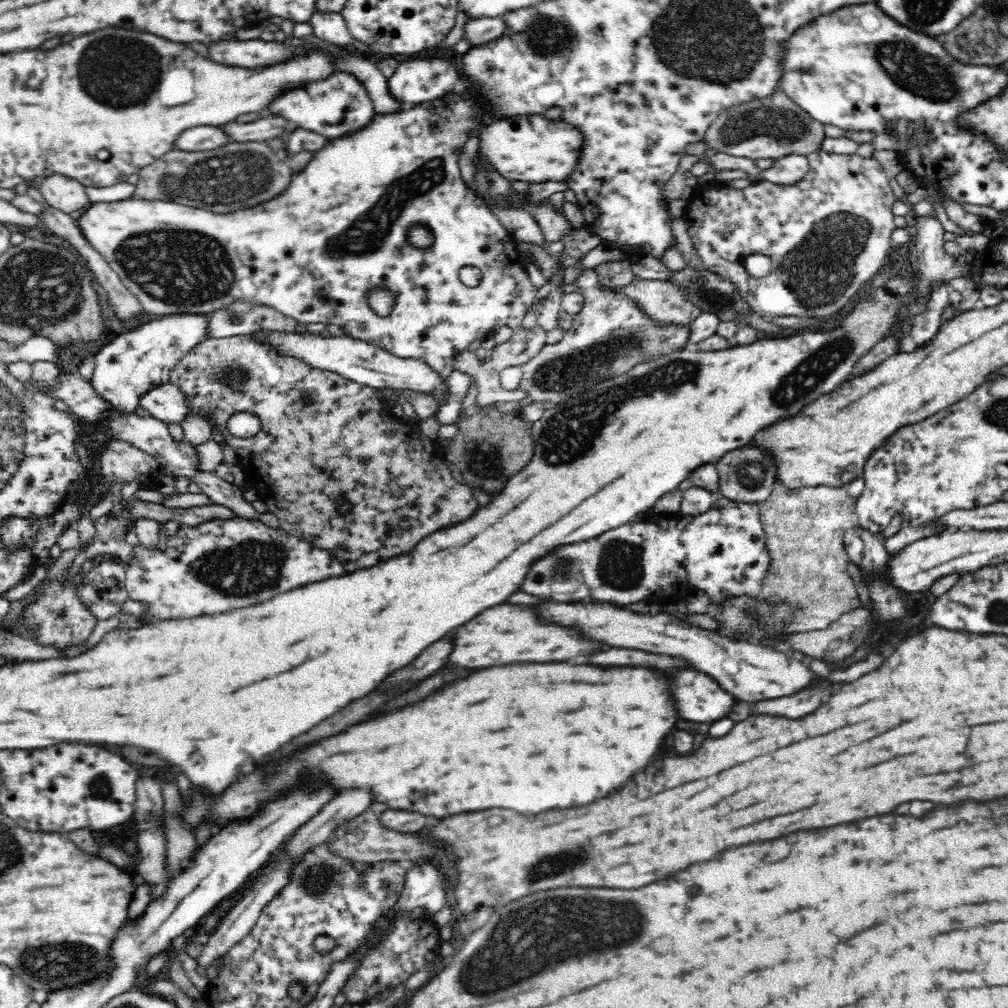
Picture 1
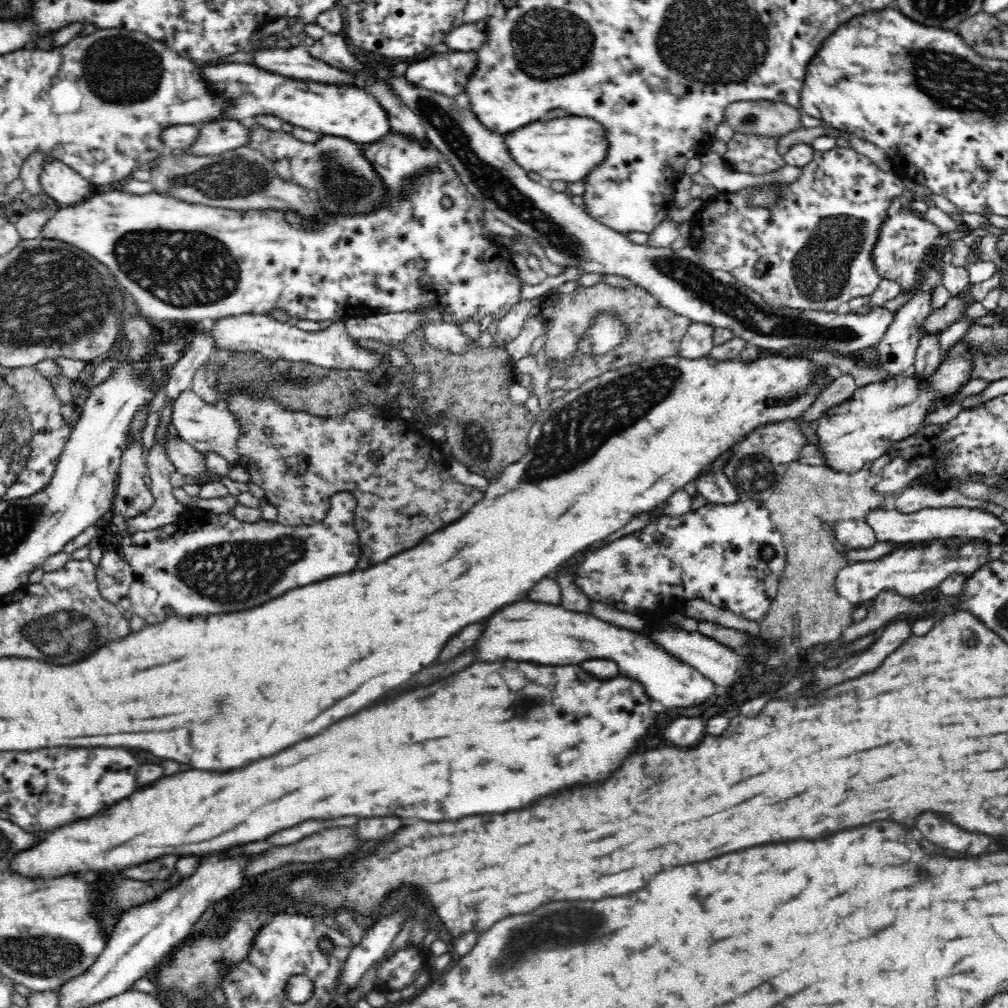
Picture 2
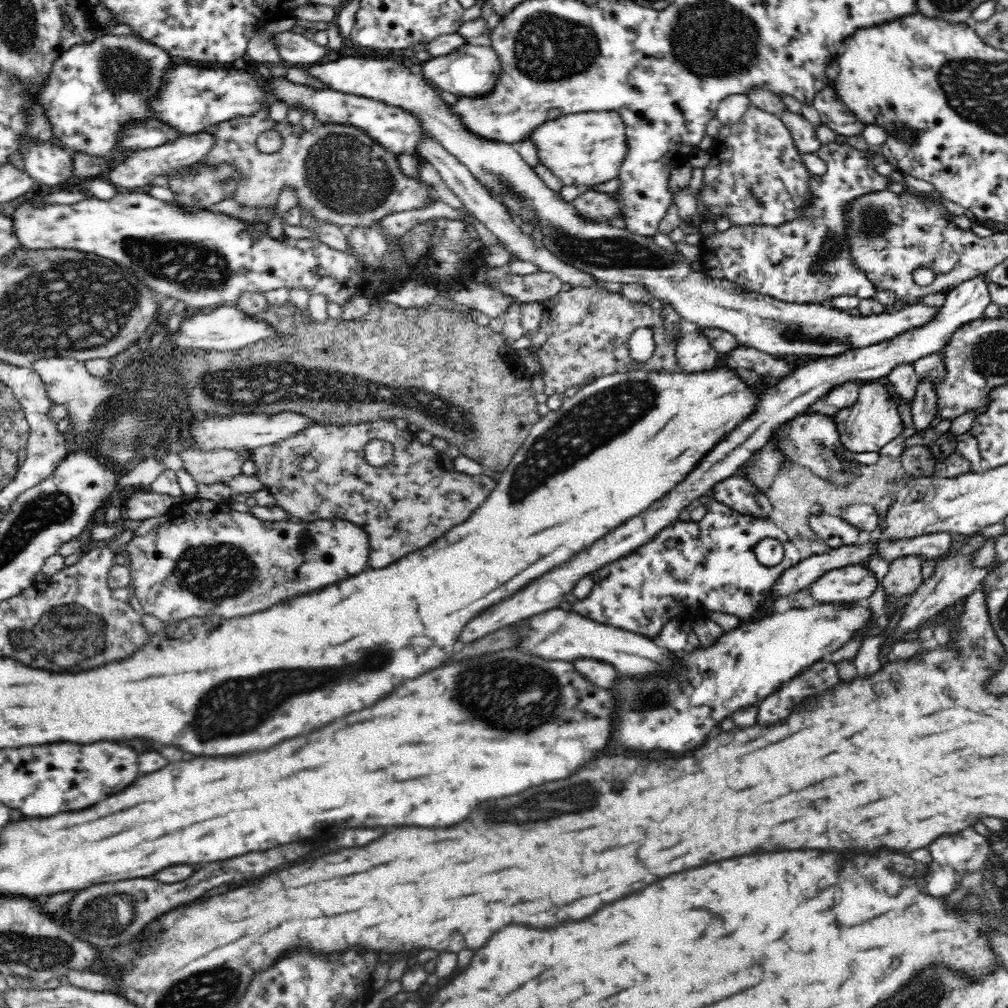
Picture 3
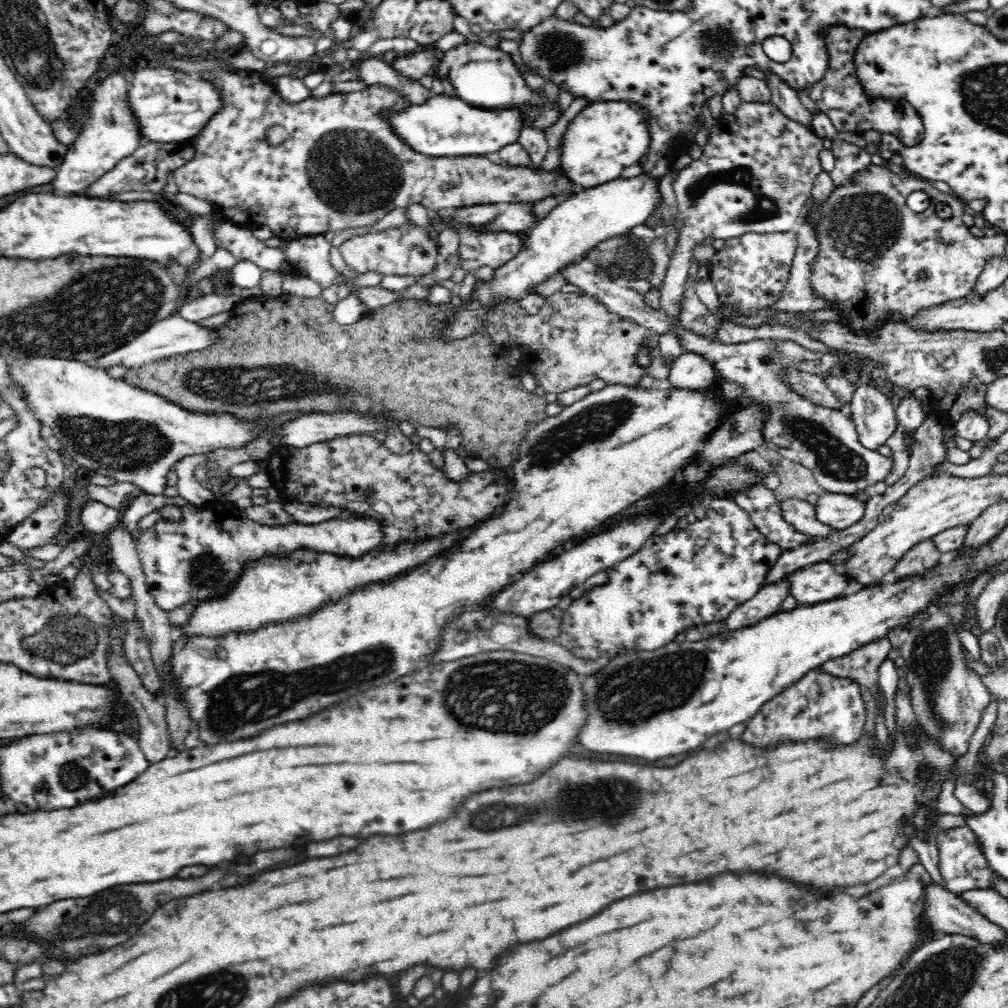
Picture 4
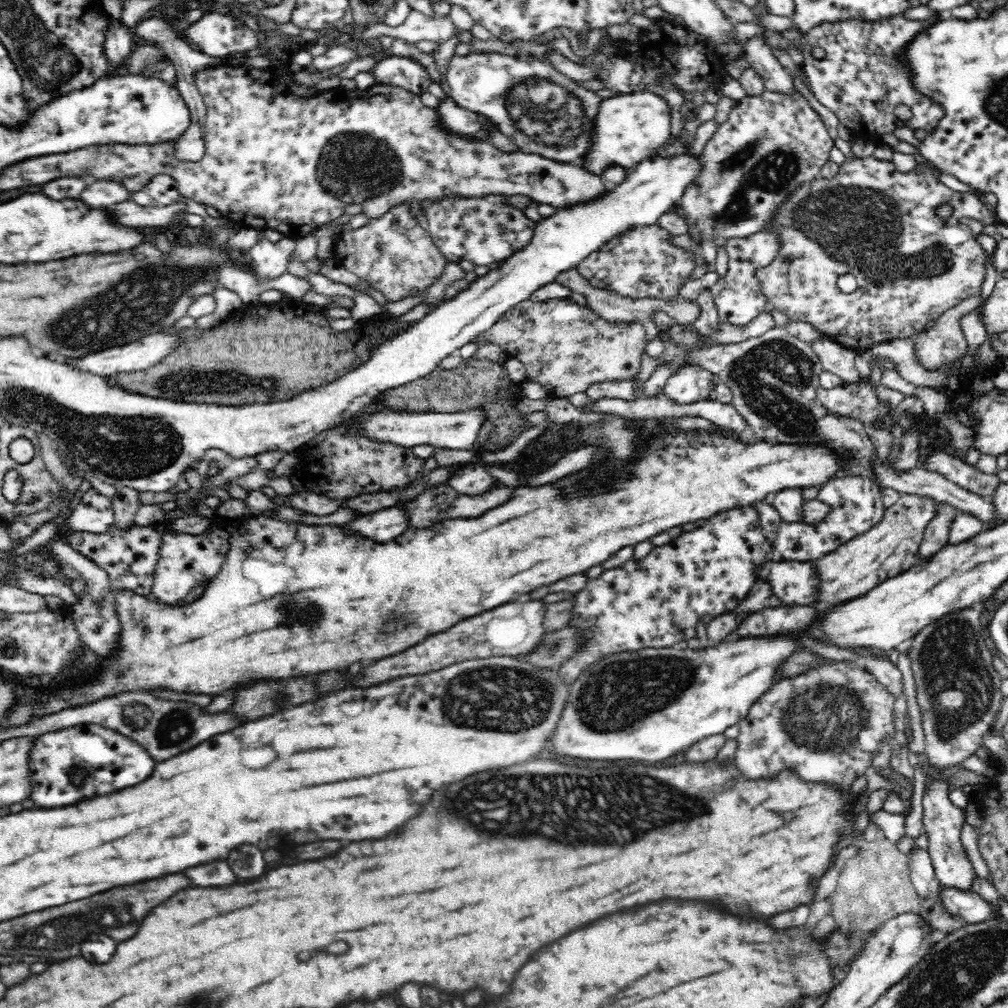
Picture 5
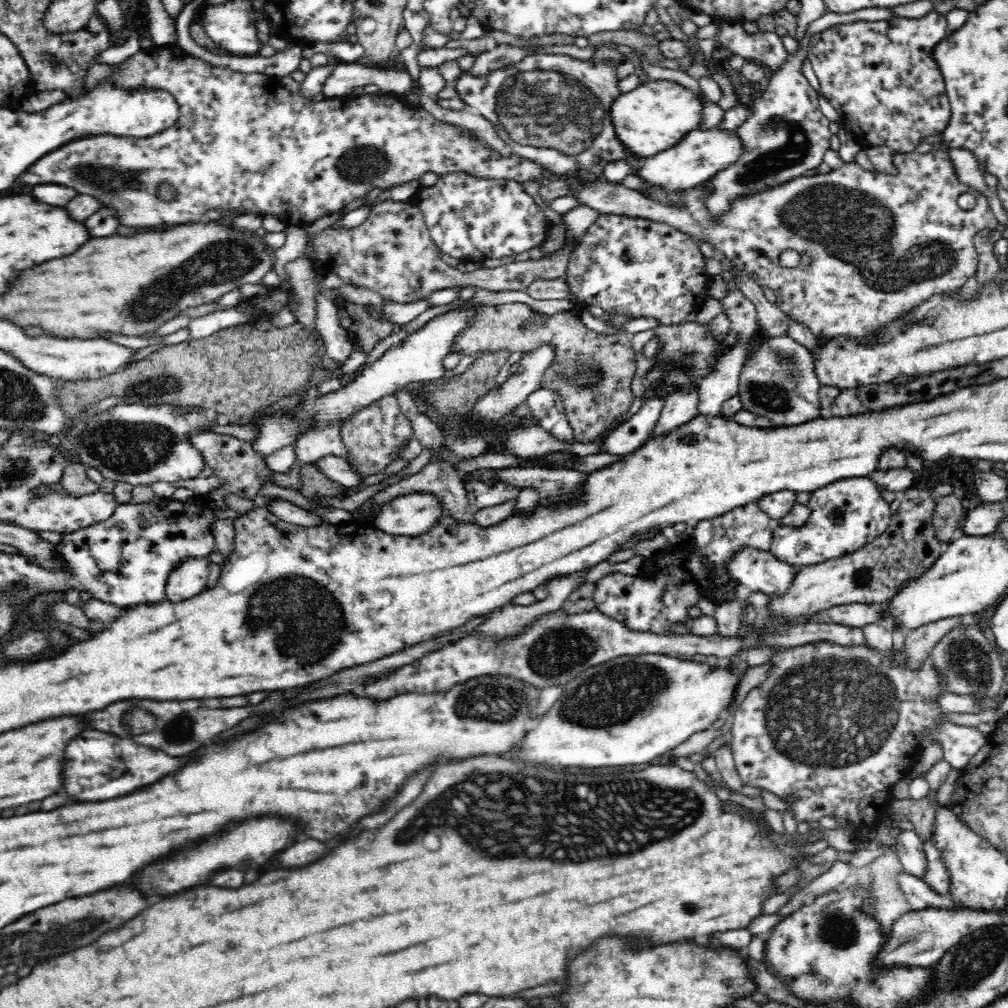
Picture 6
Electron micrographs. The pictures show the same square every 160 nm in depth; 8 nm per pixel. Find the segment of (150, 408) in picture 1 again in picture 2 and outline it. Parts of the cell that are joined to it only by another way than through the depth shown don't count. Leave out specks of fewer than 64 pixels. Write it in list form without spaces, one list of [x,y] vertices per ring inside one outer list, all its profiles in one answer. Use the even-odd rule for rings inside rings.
[[[188,389],[182,390],[174,400],[166,398],[166,405],[172,411],[170,422],[177,430],[177,434],[198,452],[205,453],[208,450],[218,452],[226,458],[230,467],[242,462],[236,446],[236,440],[240,436],[240,427],[236,423],[236,417],[224,407],[224,404],[210,405],[196,395],[192,389]]]

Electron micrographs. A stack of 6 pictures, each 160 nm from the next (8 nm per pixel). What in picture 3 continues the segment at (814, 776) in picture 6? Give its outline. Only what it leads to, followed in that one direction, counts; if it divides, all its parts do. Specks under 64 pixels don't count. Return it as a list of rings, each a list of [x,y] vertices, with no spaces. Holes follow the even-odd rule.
[[[824,660],[816,661],[804,674],[796,675],[787,684],[763,699],[757,720],[764,726],[776,724],[789,716],[790,712],[806,698],[818,692],[824,692],[841,681],[835,663]]]

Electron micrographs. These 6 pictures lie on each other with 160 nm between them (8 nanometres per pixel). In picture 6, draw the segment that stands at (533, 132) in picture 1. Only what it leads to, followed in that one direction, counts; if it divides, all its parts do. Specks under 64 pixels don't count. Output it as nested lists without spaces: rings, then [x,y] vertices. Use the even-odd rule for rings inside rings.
[[[668,79],[648,81],[628,93],[616,96],[610,104],[609,116],[616,138],[628,155],[641,159],[668,150],[686,133],[702,124],[702,102],[692,91]]]

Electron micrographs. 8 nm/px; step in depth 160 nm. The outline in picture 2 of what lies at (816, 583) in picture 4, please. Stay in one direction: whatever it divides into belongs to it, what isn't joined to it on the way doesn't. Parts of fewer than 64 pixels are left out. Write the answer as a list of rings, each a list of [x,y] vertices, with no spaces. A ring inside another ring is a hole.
[[[967,537],[964,542],[960,539],[960,544],[947,544],[947,538],[902,543],[890,554],[884,554],[876,560],[850,563],[838,573],[835,585],[839,594],[856,605],[869,604],[883,590],[894,591],[899,595],[913,598],[924,590],[936,588],[951,574],[962,573],[967,577],[988,564],[992,561],[988,557],[992,544],[993,542],[985,538]]]

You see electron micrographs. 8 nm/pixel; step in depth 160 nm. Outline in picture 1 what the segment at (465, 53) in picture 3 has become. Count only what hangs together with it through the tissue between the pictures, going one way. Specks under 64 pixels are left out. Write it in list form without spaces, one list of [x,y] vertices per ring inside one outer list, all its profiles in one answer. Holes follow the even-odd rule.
[[[446,54],[443,58],[433,59],[409,59],[399,63],[396,70],[390,78],[388,78],[388,93],[402,103],[402,106],[412,106],[419,103],[428,103],[436,98],[442,98],[444,94],[448,94],[460,76],[452,64],[452,56]]]

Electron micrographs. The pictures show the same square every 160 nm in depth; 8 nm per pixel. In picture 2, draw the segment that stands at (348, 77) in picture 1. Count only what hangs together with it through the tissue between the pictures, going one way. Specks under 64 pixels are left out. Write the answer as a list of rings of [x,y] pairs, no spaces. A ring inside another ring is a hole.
[[[224,63],[220,64],[204,64],[203,74],[209,82],[209,87],[219,94],[223,94],[225,98],[233,98],[235,105],[230,107],[223,116],[224,119],[234,119],[250,122],[254,116],[266,114],[276,116],[293,124],[293,126],[301,126],[306,130],[312,130],[319,136],[330,135],[338,136],[357,144],[366,144],[380,140],[382,136],[386,136],[390,132],[390,123],[386,117],[386,111],[382,110],[382,105],[378,103],[378,99],[367,93],[363,88],[354,86],[353,84],[322,84],[313,80],[291,79],[273,72],[263,71],[253,64],[248,63]]]

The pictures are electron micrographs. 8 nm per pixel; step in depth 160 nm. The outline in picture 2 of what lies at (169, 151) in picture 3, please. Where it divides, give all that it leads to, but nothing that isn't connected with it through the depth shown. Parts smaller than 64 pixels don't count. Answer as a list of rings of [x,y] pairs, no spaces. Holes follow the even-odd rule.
[[[222,118],[198,127],[198,140],[184,153],[212,156],[248,146],[251,139],[250,122],[247,121]]]

